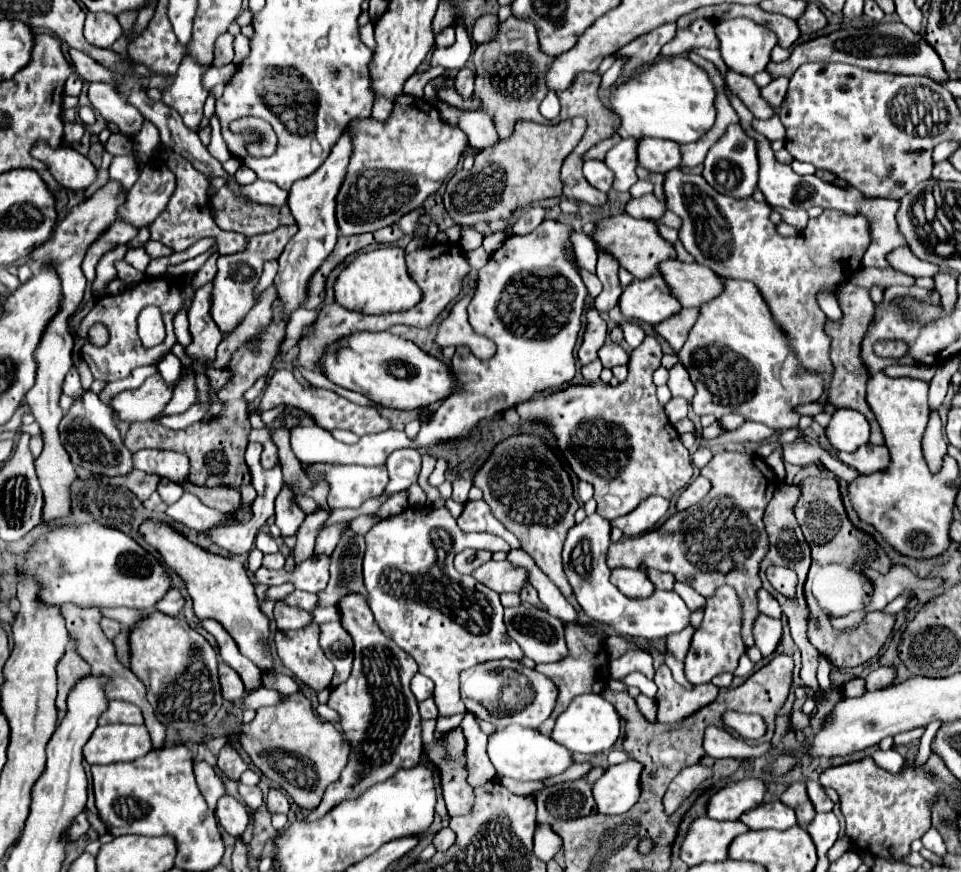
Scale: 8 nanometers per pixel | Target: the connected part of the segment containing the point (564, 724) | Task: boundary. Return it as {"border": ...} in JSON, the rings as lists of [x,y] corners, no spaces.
{"border":[[[584,694],[572,700],[568,710],[558,716],[556,726],[552,730],[552,738],[574,754],[576,752],[596,754],[610,750],[612,744],[618,740],[618,736],[620,736],[620,716],[614,710],[614,706],[608,700],[604,700],[600,694]]]}

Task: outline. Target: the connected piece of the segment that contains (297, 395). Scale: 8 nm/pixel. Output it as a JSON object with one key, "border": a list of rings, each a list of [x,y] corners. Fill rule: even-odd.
{"border":[[[276,370],[274,376],[270,378],[266,390],[264,390],[264,396],[258,404],[258,408],[250,410],[250,412],[256,412],[256,414],[262,414],[264,410],[270,410],[274,406],[294,406],[294,408],[300,408],[302,412],[310,414],[314,418],[314,422],[326,430],[334,430],[334,428],[342,428],[342,430],[350,430],[354,432],[356,436],[366,436],[366,434],[376,434],[376,432],[384,432],[392,426],[392,422],[388,418],[384,418],[376,408],[372,406],[358,406],[354,402],[348,402],[346,398],[338,396],[336,392],[332,390],[326,390],[326,388],[316,388],[316,386],[310,386],[310,384],[302,384],[296,380],[296,376],[290,372],[290,370]]]}

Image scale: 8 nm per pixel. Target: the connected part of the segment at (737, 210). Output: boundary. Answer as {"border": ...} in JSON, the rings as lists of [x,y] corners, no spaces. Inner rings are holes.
{"border":[[[680,168],[666,172],[664,178],[664,194],[666,194],[666,206],[674,214],[682,218],[680,228],[680,240],[684,248],[696,258],[698,264],[708,266],[722,278],[732,280],[748,280],[756,284],[756,288],[762,292],[764,300],[768,302],[774,320],[784,326],[784,332],[788,332],[792,340],[792,348],[796,348],[796,354],[800,360],[804,360],[806,368],[814,368],[814,372],[820,372],[824,376],[824,382],[830,384],[832,380],[832,360],[830,360],[830,336],[824,330],[826,314],[818,306],[818,292],[830,290],[836,298],[842,284],[852,274],[850,258],[854,256],[854,270],[862,268],[862,256],[868,248],[868,220],[862,216],[844,216],[842,212],[824,210],[818,218],[810,218],[808,226],[794,238],[784,238],[776,232],[776,226],[770,222],[770,206],[766,202],[756,202],[754,198],[732,198],[718,194],[702,176],[696,174],[684,174]]]}

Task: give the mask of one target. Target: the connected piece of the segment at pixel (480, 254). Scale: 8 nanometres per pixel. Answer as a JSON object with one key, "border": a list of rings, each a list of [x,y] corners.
{"border":[[[479,247],[473,251],[467,251],[464,253],[466,260],[470,264],[472,269],[478,271],[480,268],[484,267],[489,260],[489,254],[484,250],[484,248]]]}

